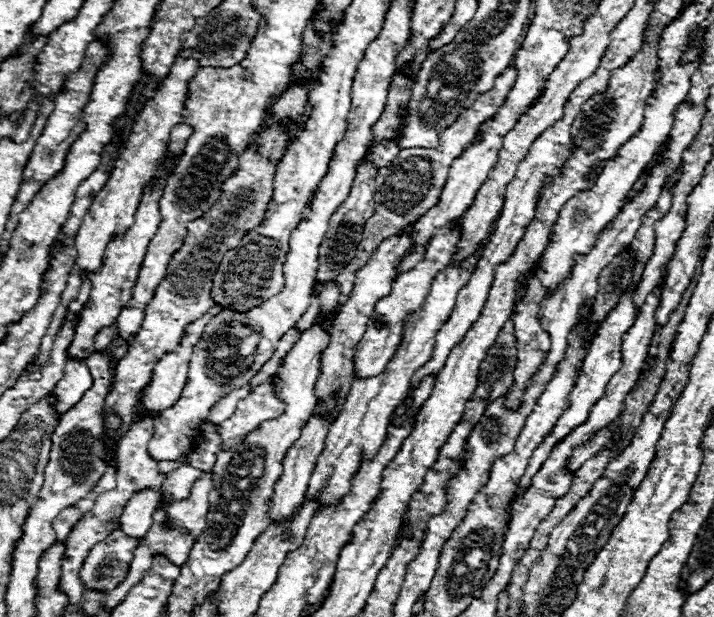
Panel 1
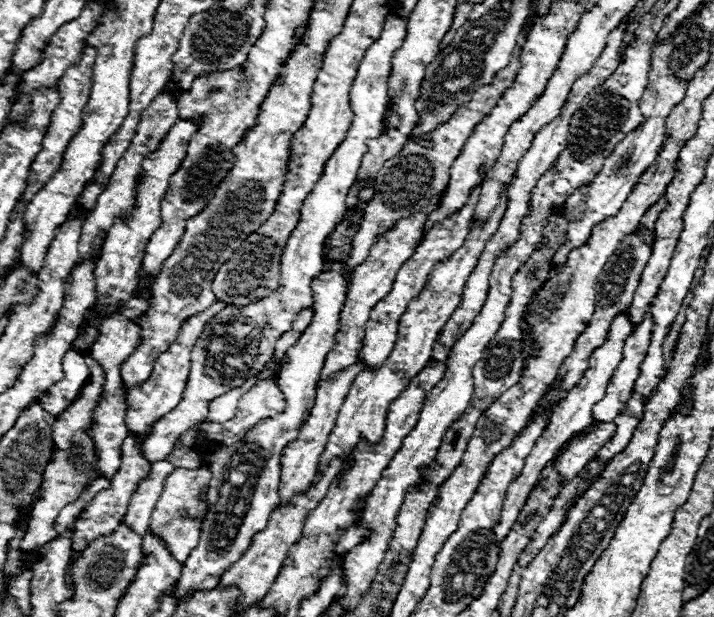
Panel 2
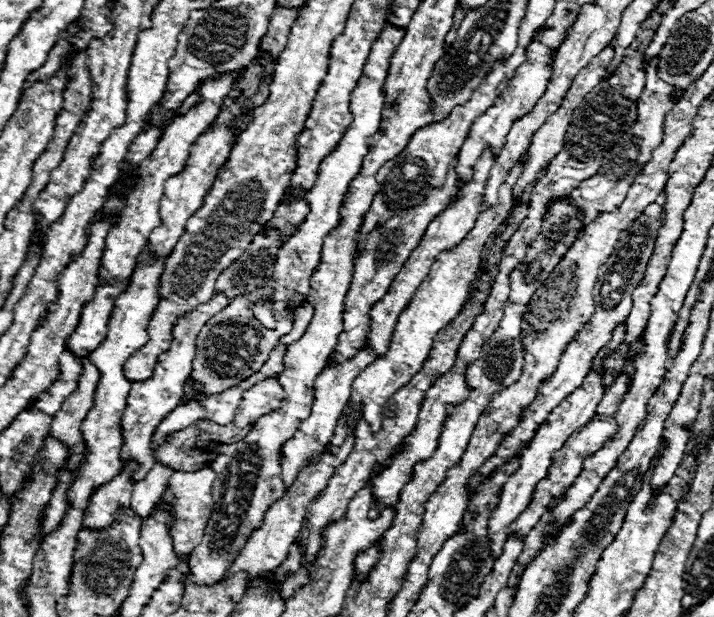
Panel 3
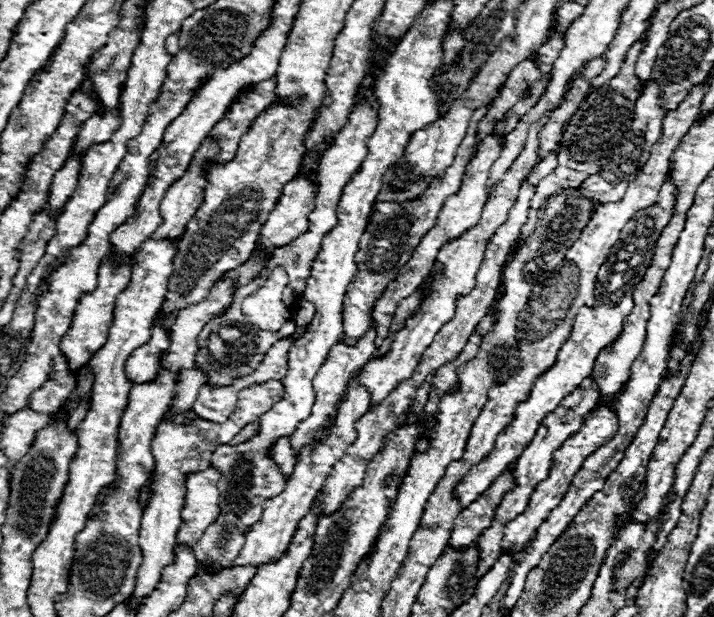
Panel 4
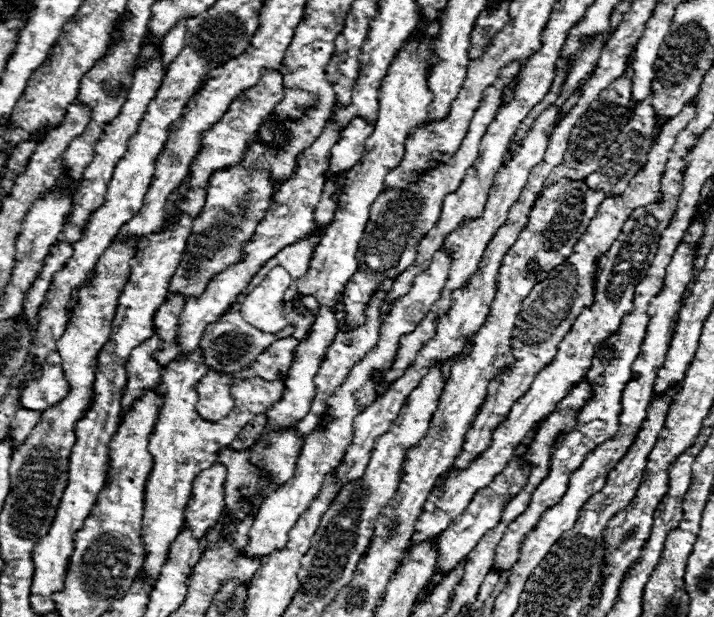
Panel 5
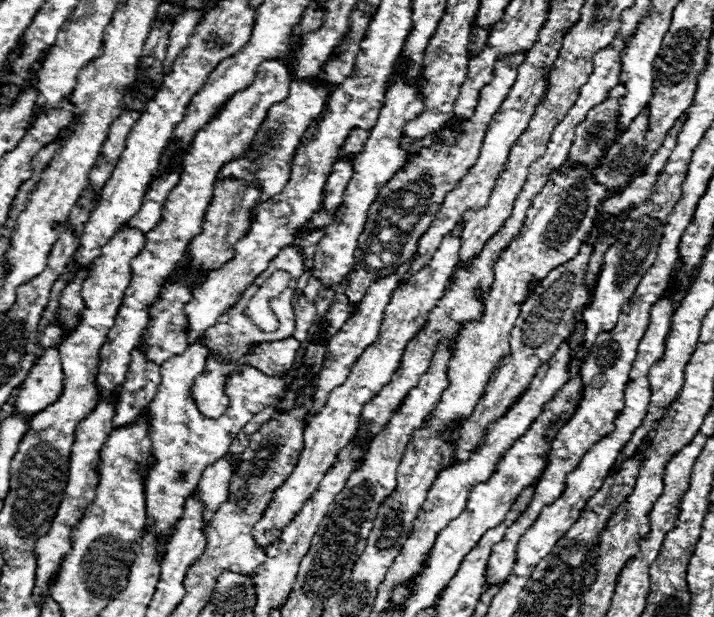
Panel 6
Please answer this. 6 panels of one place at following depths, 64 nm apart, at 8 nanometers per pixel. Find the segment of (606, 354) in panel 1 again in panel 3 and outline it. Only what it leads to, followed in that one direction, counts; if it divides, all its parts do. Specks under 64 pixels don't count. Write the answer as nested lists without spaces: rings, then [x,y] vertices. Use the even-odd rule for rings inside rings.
[[[620,324],[616,330],[614,330],[614,336],[610,340],[610,344],[600,352],[596,354],[594,358],[594,364],[592,364],[592,372],[584,378],[584,384],[580,388],[576,388],[576,392],[572,392],[572,396],[568,396],[568,400],[560,402],[560,408],[554,408],[552,414],[548,414],[548,420],[544,420],[544,424],[538,428],[536,436],[532,438],[532,442],[528,444],[528,448],[522,452],[520,456],[520,468],[508,478],[508,482],[504,484],[502,488],[502,496],[500,496],[500,504],[498,508],[492,512],[492,520],[488,520],[488,546],[490,546],[490,556],[492,558],[498,558],[502,548],[504,548],[504,542],[508,538],[508,526],[526,510],[526,506],[530,504],[532,500],[532,494],[534,494],[534,488],[536,484],[546,478],[548,474],[548,468],[552,464],[552,454],[564,446],[564,442],[576,432],[580,430],[584,424],[588,424],[594,414],[596,414],[596,406],[600,404],[602,396],[604,396],[604,388],[602,388],[602,356],[606,354],[612,354],[624,340],[624,324]]]

